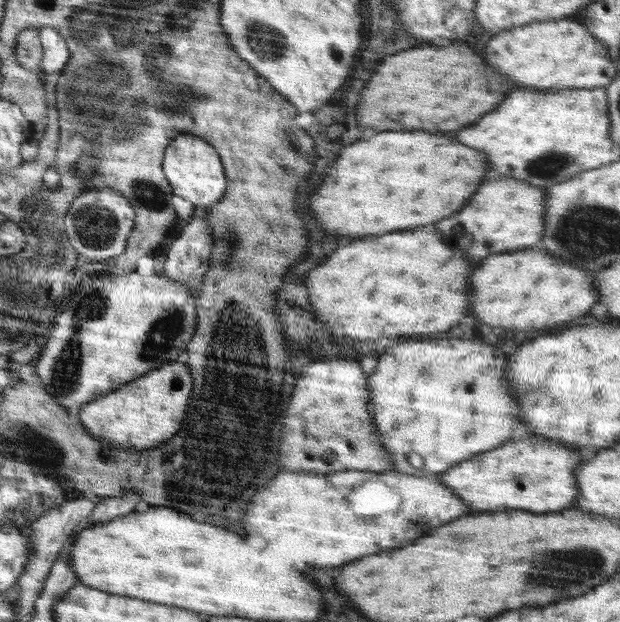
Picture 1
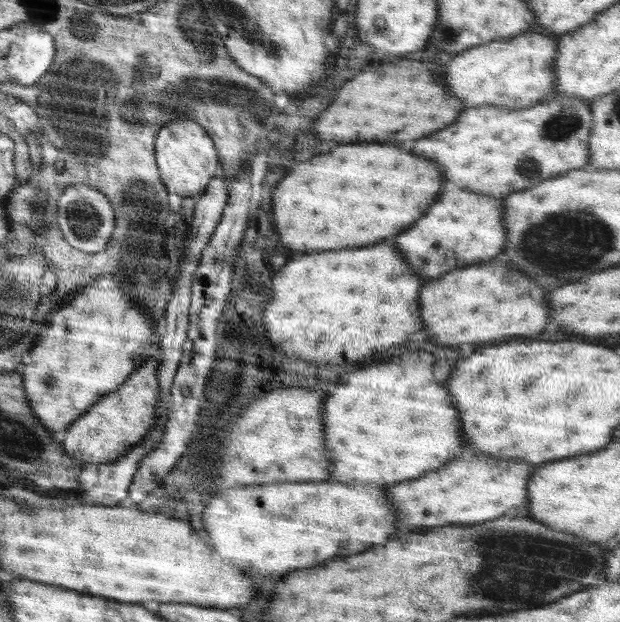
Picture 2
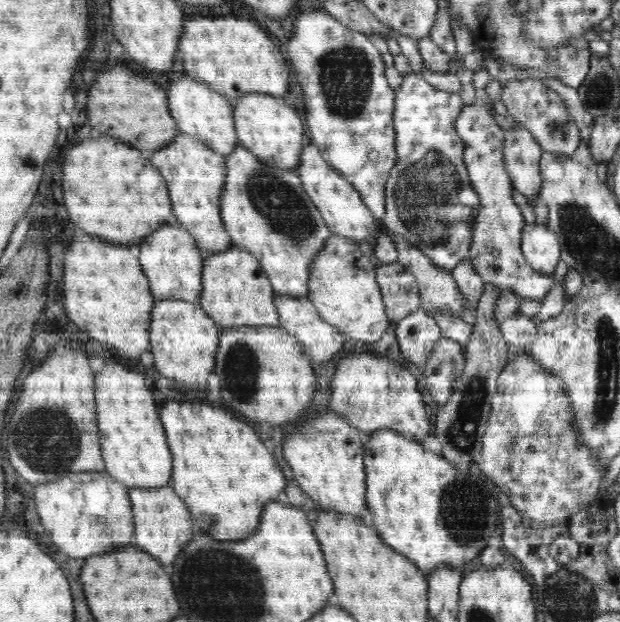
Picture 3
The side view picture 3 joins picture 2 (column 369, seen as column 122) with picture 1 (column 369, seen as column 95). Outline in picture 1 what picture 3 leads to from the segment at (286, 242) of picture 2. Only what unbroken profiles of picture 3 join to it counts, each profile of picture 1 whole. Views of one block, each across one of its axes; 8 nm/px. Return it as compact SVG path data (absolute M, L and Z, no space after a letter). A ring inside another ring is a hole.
M380 132L370 140L354 142L346 146L334 168L318 186L316 194L310 196L310 210L318 224L322 224L328 234L342 236L374 236L394 230L410 230L416 226L426 226L442 218L452 216L468 204L468 198L484 184L488 172L488 156L480 150L472 150L460 144L454 136L430 134L430 132Z

